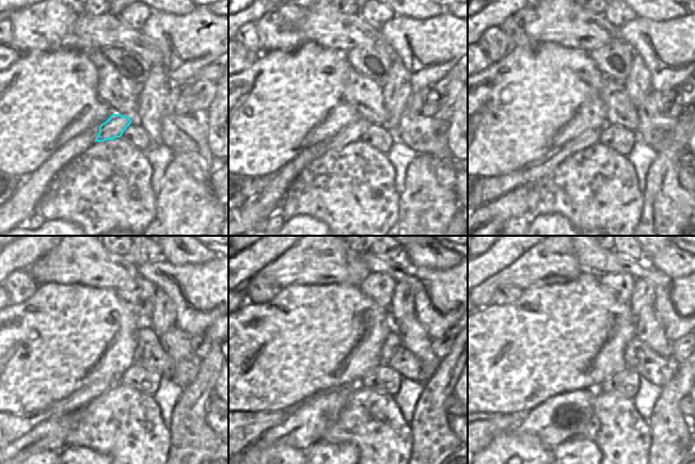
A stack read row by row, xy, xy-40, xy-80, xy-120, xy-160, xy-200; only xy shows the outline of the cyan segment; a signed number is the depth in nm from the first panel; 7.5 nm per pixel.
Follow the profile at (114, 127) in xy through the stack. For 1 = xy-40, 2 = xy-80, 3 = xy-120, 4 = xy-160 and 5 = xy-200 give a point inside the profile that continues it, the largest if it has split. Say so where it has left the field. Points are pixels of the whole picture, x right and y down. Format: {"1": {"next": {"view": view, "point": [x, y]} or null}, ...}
{"1": {"next": {"view": "xy-40", "point": [352, 132]}}, "2": {"next": {"view": "xy-80", "point": [493, 188]}}, "3": {"next": {"view": "xy-120", "point": [11, 426]}}, "4": {"next": {"view": "xy-160", "point": [250, 426]}}, "5": {"next": {"view": "xy-200", "point": [489, 425]}}}

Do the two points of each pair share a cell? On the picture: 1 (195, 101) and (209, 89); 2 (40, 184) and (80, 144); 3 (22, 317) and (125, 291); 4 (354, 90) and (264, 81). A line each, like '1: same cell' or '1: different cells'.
1: same cell
2: same cell
3: different cells
4: different cells

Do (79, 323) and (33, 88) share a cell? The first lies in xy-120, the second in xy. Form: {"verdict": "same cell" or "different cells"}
{"verdict": "same cell"}

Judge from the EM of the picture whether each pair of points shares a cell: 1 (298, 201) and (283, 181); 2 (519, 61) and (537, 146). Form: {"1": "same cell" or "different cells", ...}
{"1": "different cells", "2": "same cell"}

